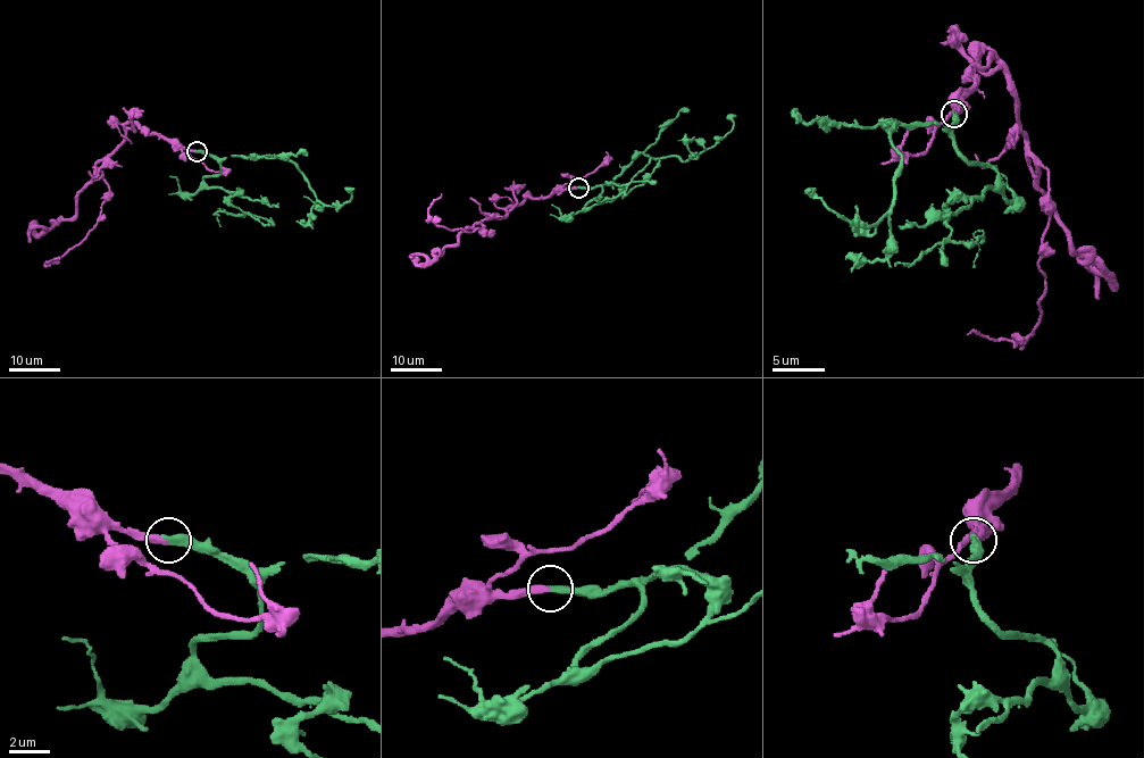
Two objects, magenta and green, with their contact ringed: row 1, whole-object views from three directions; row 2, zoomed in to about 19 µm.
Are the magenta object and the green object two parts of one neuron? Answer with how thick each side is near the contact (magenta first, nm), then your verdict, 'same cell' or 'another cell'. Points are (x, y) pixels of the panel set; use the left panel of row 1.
360 nm thick on the magenta side, 360 nm on the other; same cell

